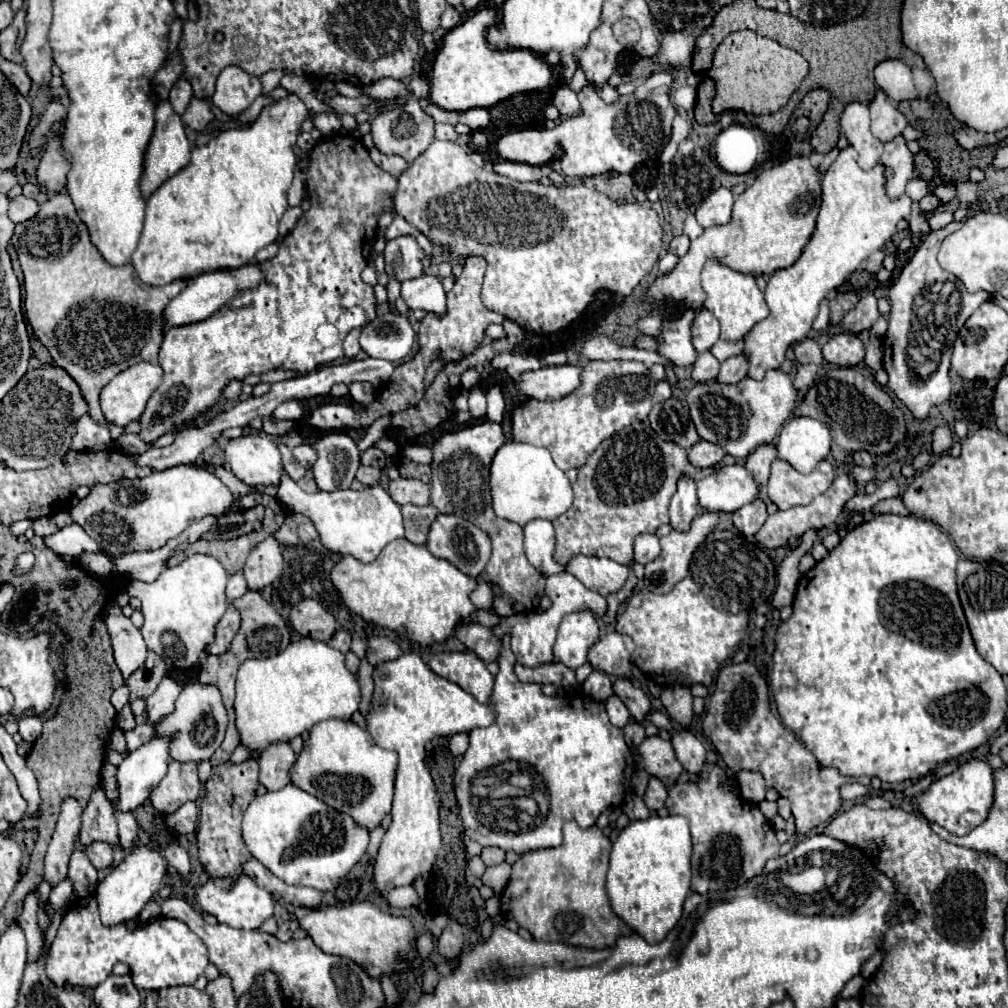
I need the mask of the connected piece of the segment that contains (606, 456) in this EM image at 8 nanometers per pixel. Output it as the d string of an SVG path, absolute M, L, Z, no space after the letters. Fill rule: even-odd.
M637 422L635 434L621 430L621 434L603 440L579 470L579 478L573 484L573 506L553 520L557 534L555 562L567 566L571 558L583 554L611 558L629 566L633 562L635 536L643 532L653 534L659 526L669 524L669 500L683 474L701 480L707 472L693 468L687 452L673 442L661 440L649 424Z

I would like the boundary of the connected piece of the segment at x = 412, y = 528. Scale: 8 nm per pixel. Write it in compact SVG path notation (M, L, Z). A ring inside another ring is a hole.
M405 504L401 508L403 512L403 522L405 522L405 538L413 544L425 544L429 524L437 516L437 508L433 504L427 506L415 506L415 504Z

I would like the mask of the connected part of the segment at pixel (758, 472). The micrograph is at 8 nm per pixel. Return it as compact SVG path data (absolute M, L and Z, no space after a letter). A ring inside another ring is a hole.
M763 444L759 446L755 452L751 452L745 460L745 468L749 468L749 472L753 474L753 478L757 480L759 488L767 486L769 480L769 466L771 462L777 458L777 448L773 444Z

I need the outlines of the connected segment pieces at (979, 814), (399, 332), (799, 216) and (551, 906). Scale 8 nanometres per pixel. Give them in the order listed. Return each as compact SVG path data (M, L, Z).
M969 760L949 776L943 776L935 780L925 792L917 796L917 808L919 812L929 820L951 834L965 836L973 828L977 828L989 814L989 808L993 804L993 770L985 760Z
M387 312L369 322L359 338L361 350L371 358L385 358L389 362L401 362L409 356L415 342L415 332L407 316L399 312Z
M793 156L769 170L763 170L755 182L735 200L733 204L733 220L725 226L711 226L707 228L697 240L691 242L689 252L679 260L677 268L653 282L647 292L647 300L677 300L681 306L699 308L703 304L703 290L701 290L701 270L707 258L717 258L725 266L745 272L745 274L773 274L779 268L789 268L797 262L797 256L805 250L809 236L813 236L813 228L817 224L817 212L821 206L821 170L811 164L807 156Z
M575 820L565 824L563 844L557 848L539 848L521 854L513 864L513 874L507 888L501 894L501 914L507 920L515 920L521 928L527 928L535 940L541 942L565 942L585 948L607 948L613 946L619 936L629 936L631 928L619 920L611 910L605 892L605 876L609 870L611 840L597 828L579 828Z

